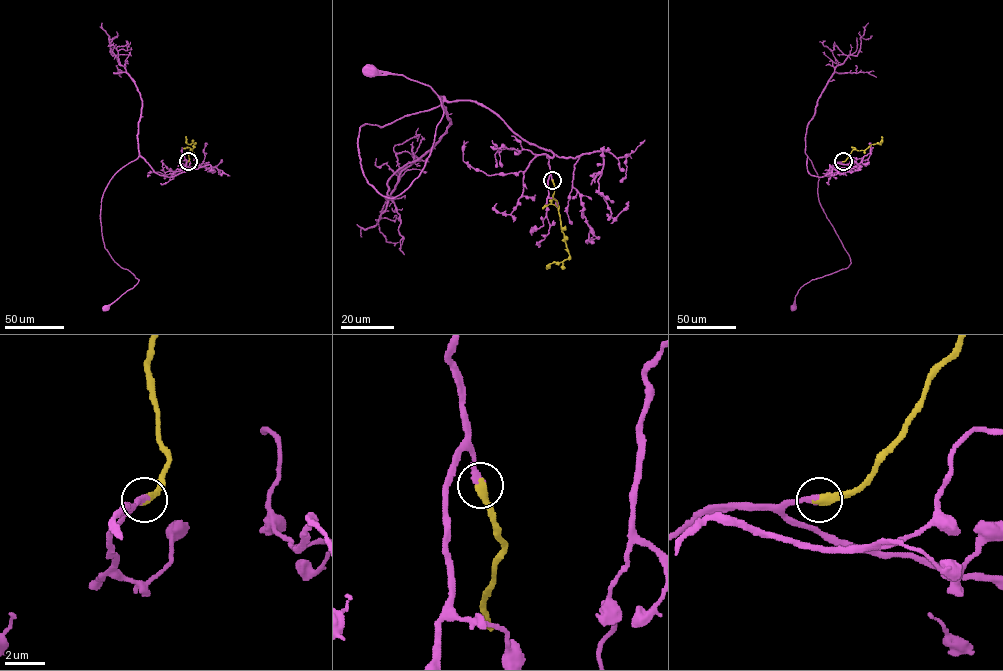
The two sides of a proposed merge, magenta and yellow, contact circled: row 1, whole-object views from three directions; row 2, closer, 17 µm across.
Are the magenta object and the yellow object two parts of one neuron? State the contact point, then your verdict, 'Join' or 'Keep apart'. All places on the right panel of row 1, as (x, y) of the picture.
Place: (843, 161). Join

